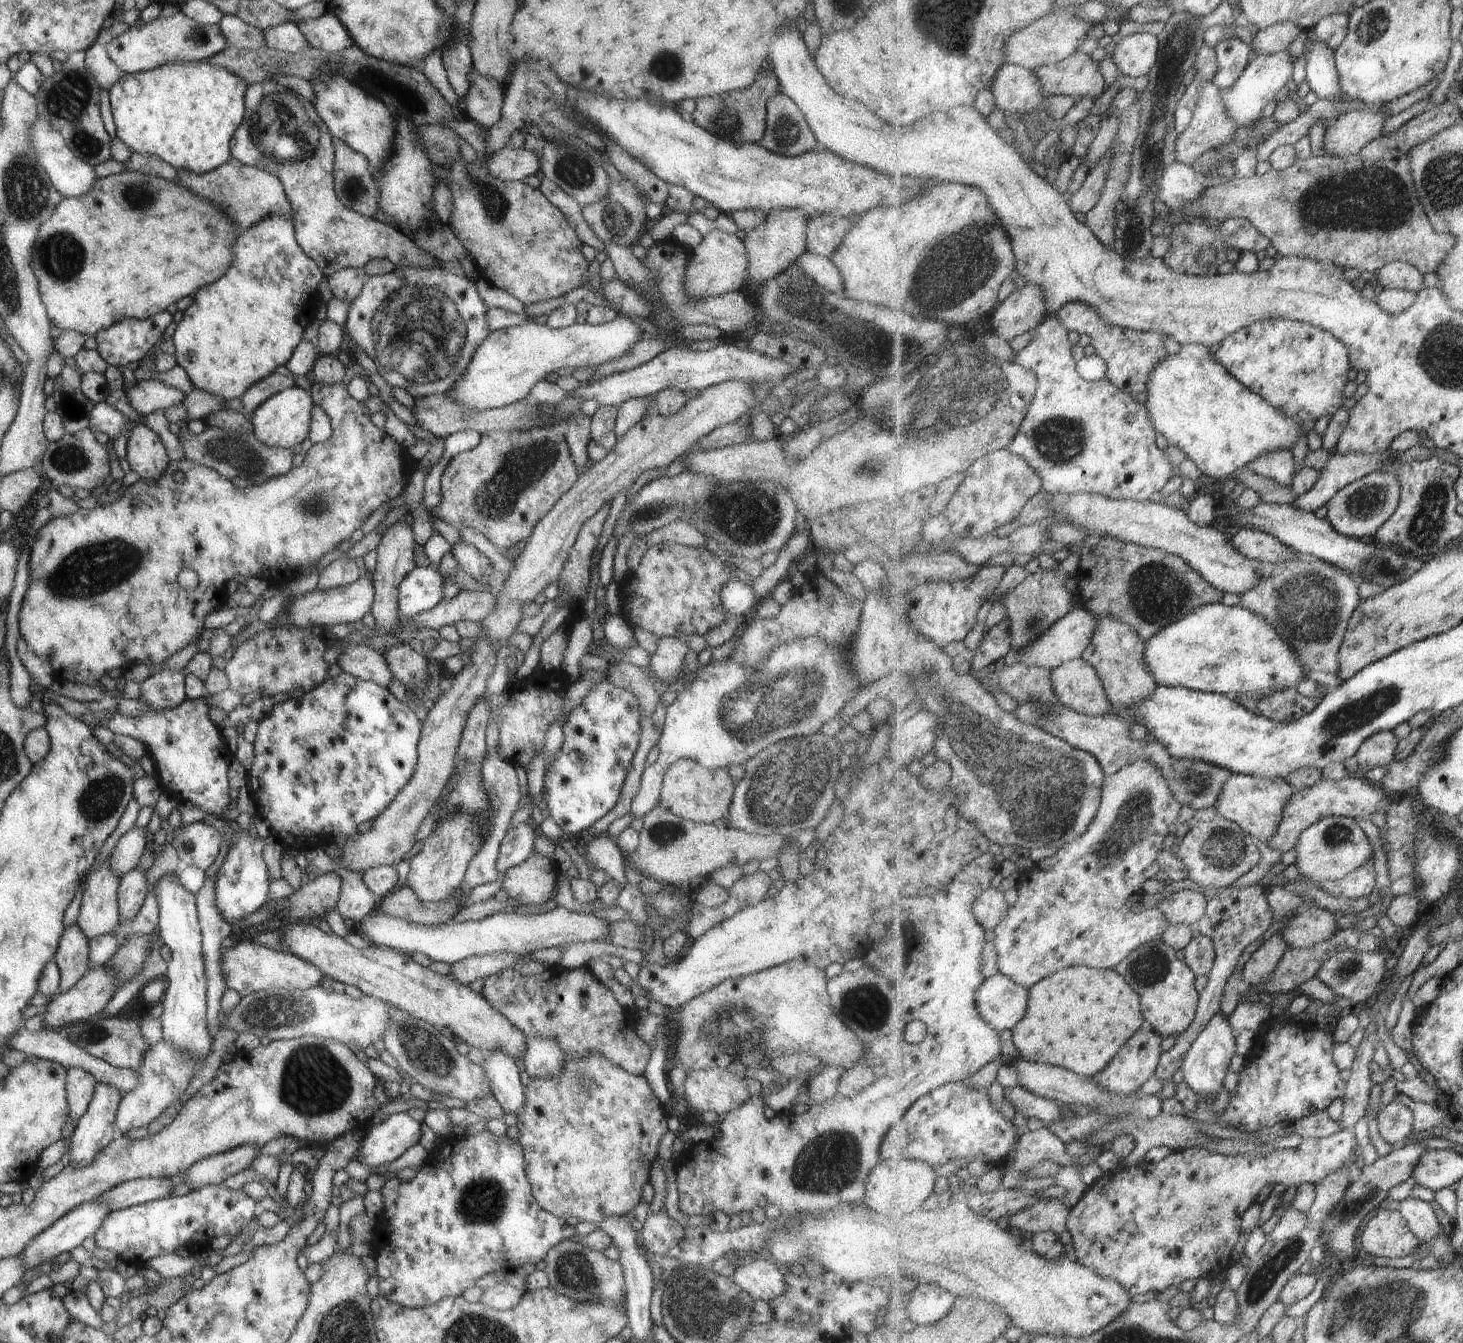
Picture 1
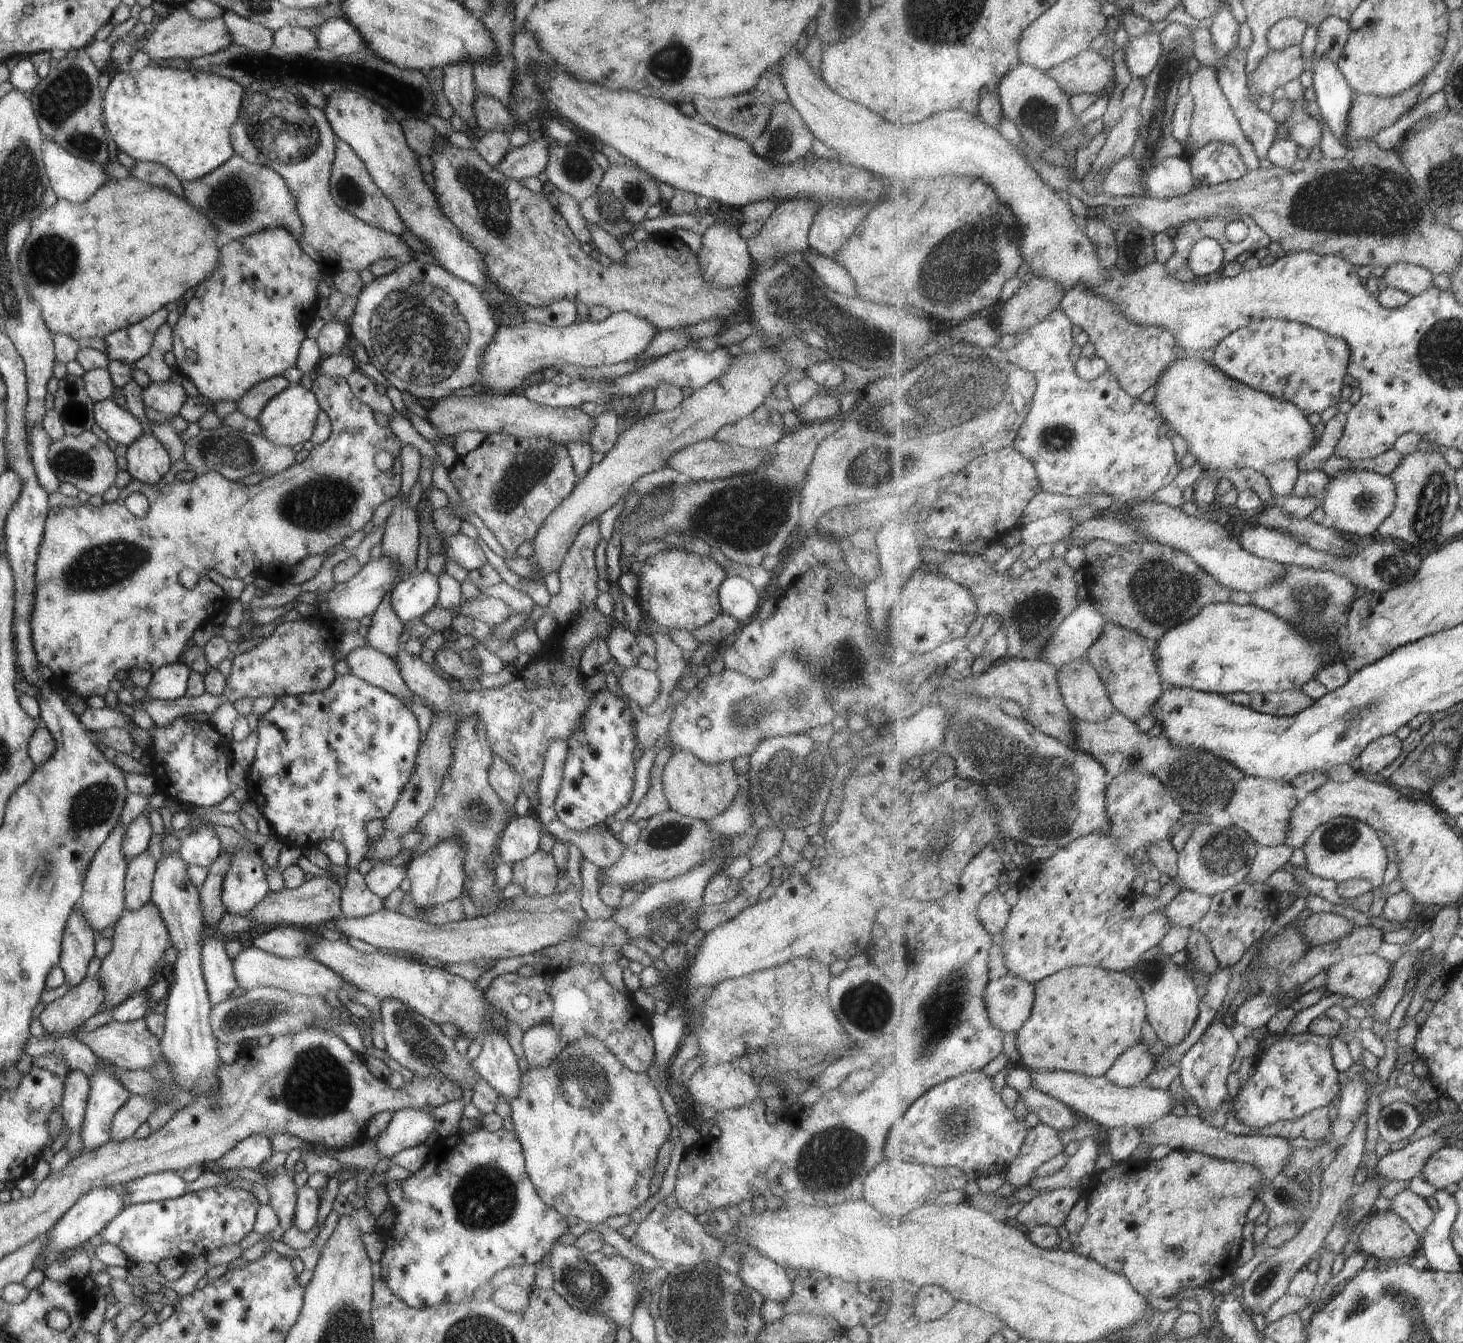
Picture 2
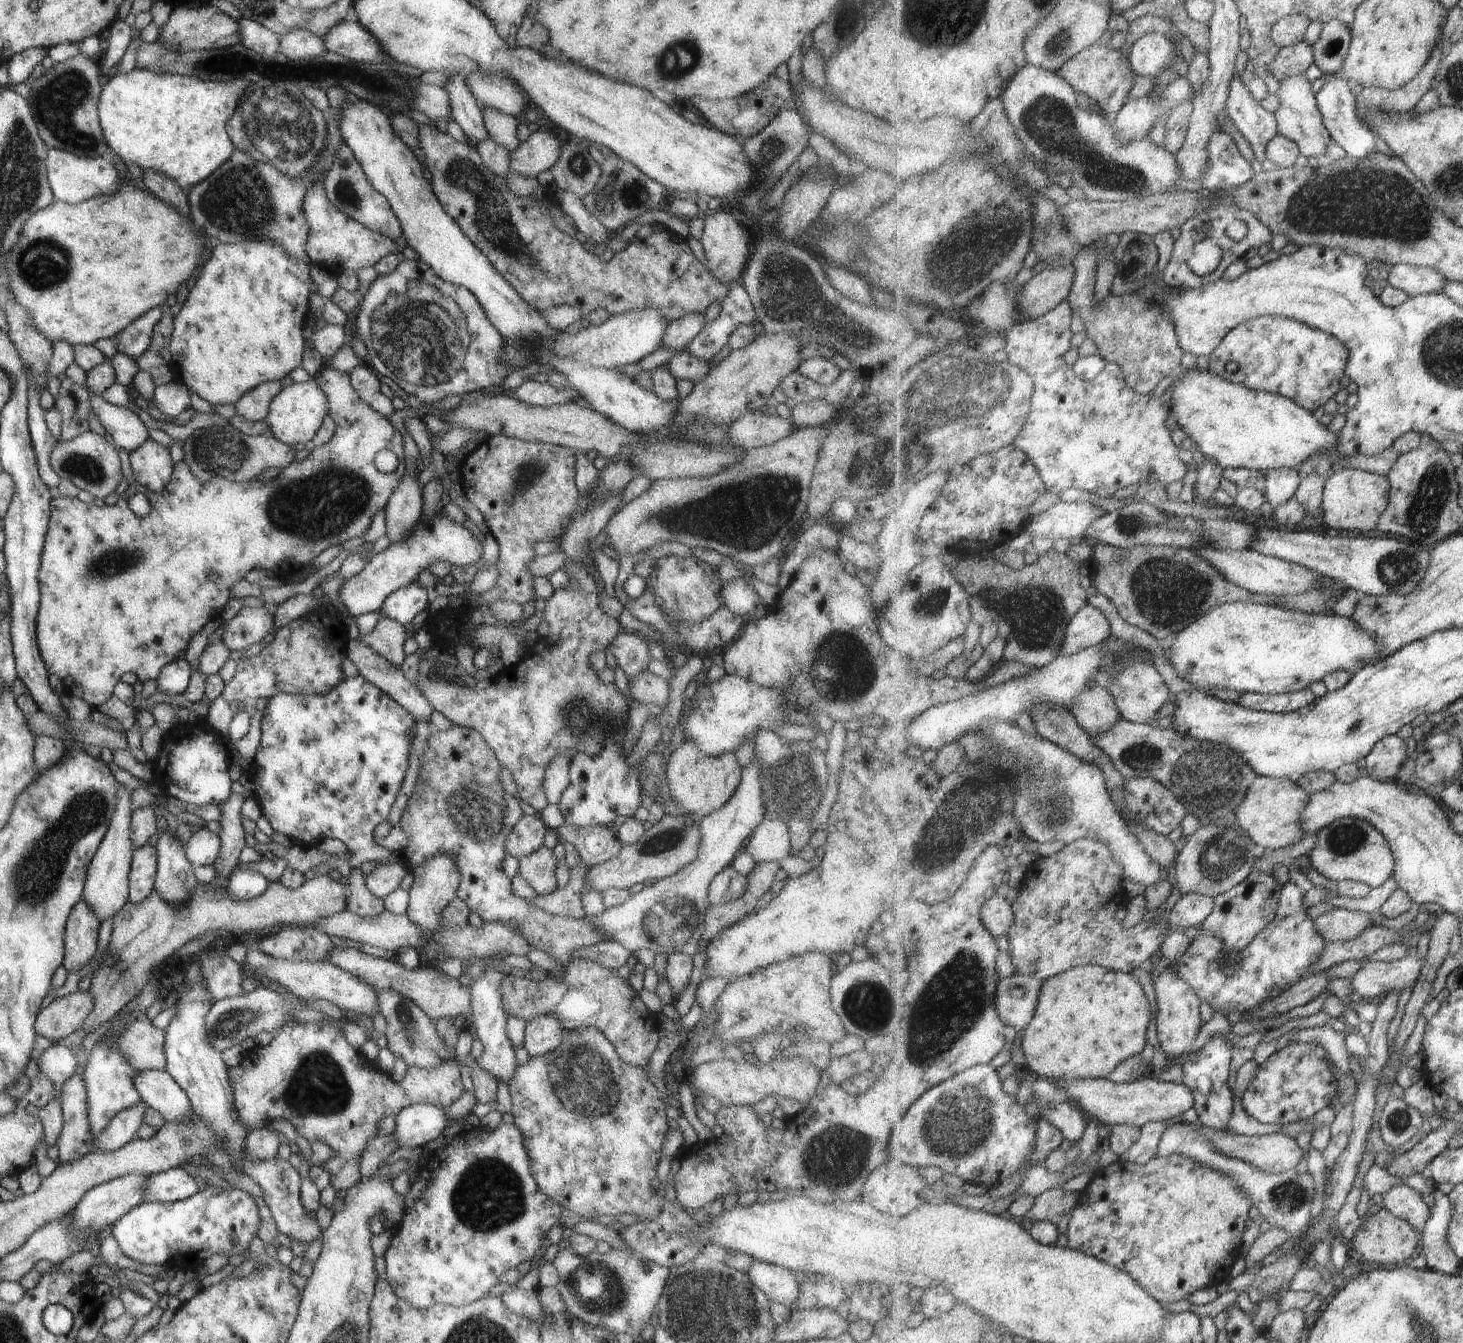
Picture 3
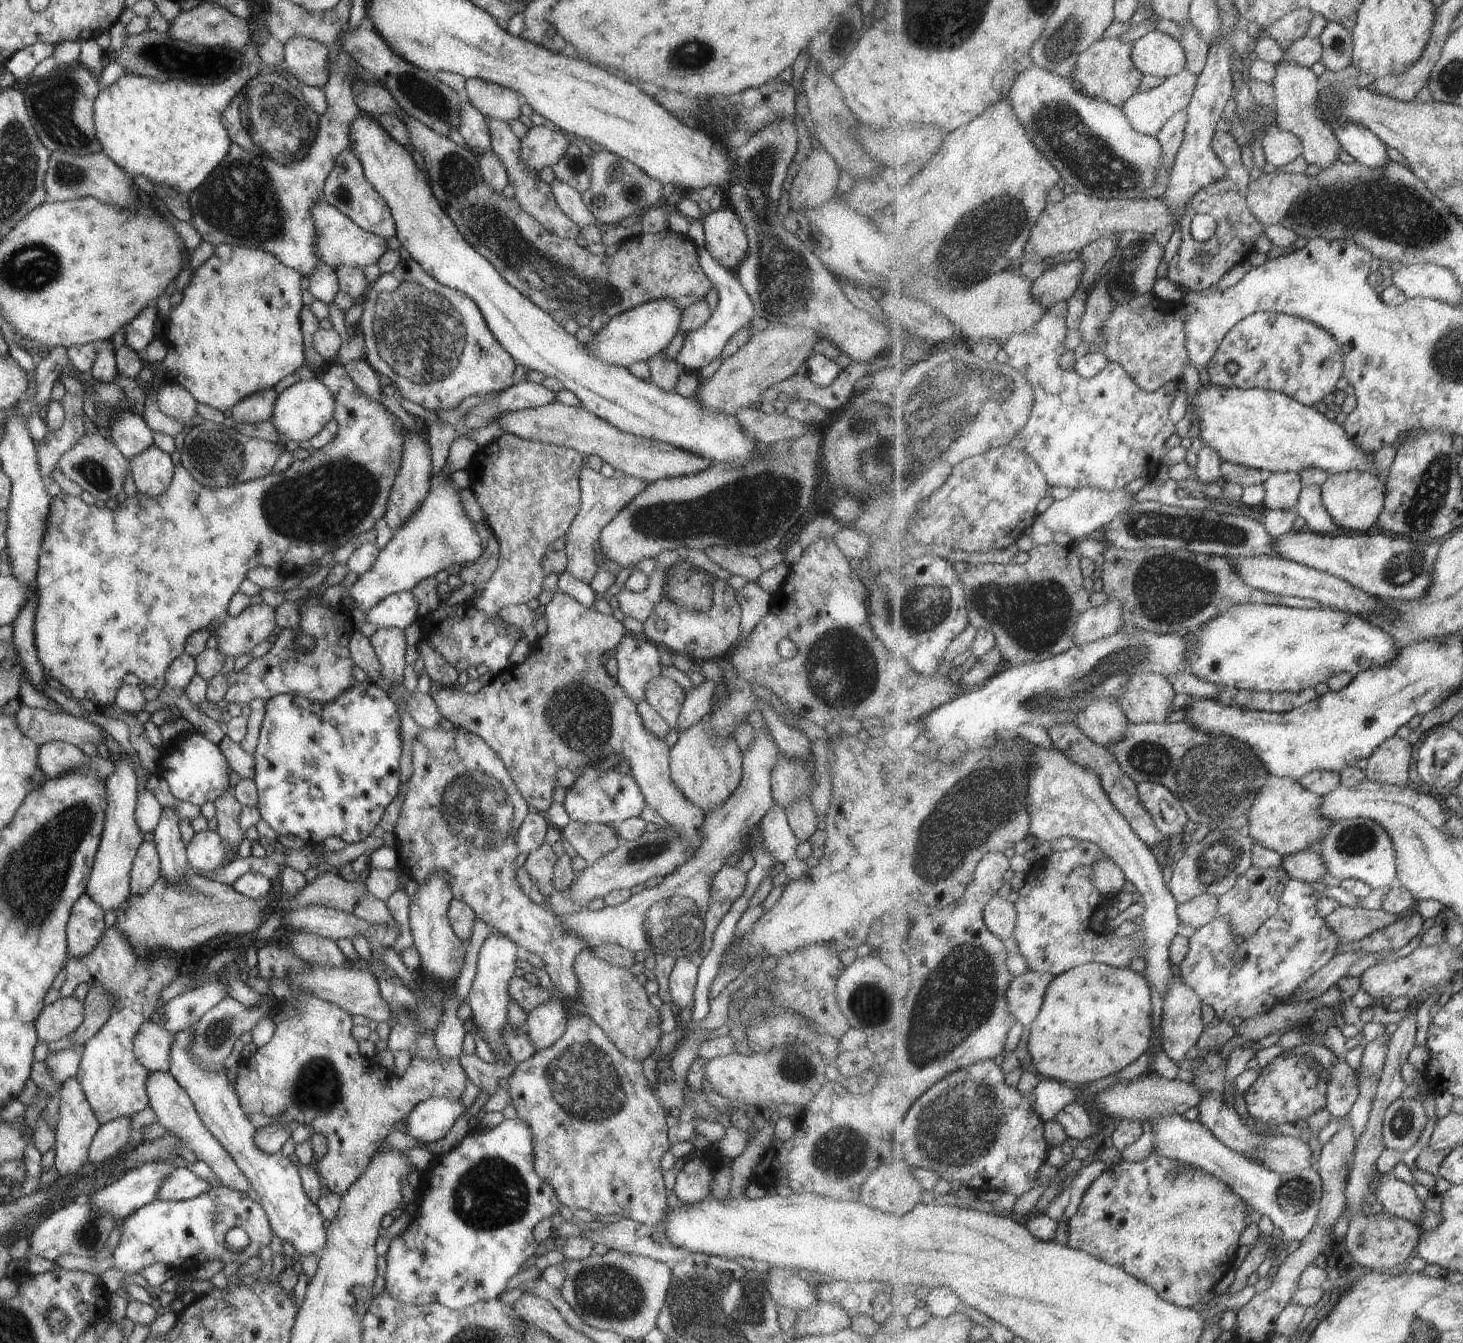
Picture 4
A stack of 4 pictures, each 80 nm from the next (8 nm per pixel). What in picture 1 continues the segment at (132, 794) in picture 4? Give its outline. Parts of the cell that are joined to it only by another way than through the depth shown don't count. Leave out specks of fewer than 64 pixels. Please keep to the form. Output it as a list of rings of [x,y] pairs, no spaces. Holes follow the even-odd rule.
[[[108,857],[99,866],[95,867],[94,872],[87,875],[85,884],[83,884],[83,894],[79,914],[76,917],[76,925],[88,939],[113,932],[121,921],[118,917],[118,898],[116,893],[120,878],[110,869],[109,859],[111,858]]]

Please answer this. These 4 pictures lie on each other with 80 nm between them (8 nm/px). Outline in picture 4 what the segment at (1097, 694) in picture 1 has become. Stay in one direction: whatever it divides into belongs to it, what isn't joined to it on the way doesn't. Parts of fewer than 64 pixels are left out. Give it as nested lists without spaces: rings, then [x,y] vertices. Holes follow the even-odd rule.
[[[1107,697],[1081,709],[1075,723],[1096,745],[1112,752],[1112,746],[1126,735],[1126,726],[1131,722],[1118,699]]]

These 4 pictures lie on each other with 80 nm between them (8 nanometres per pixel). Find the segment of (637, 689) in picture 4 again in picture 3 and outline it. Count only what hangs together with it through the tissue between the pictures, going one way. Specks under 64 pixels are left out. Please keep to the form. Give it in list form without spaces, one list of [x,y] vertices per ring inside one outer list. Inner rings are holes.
[[[621,630],[607,645],[606,649],[616,658],[617,666],[625,672],[628,682],[637,673],[647,671],[647,665],[652,658],[646,643],[636,631]]]

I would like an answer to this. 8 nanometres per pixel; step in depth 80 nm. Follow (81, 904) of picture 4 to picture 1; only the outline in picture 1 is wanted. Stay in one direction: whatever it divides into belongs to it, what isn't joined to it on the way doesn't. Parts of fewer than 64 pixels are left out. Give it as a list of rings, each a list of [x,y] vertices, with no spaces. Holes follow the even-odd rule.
[[[76,922],[64,928],[58,947],[52,956],[60,974],[57,993],[64,993],[87,970],[88,938],[78,929]]]

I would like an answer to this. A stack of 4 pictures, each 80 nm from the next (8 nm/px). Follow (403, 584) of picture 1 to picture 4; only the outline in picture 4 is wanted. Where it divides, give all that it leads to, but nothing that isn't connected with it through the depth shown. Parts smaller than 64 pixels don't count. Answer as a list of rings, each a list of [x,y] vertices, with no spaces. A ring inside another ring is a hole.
[[[397,591],[382,598],[366,614],[366,620],[375,624],[376,628],[397,627],[404,629],[416,618],[417,599],[409,591]]]

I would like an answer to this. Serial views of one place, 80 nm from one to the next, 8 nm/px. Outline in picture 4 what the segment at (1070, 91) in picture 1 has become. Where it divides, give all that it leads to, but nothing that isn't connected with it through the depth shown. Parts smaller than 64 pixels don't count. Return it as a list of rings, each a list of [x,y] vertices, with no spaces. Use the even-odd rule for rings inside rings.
[[[1113,37],[1112,39],[1100,40],[1093,43],[1091,48],[1083,51],[1079,56],[1079,64],[1073,74],[1081,90],[1092,97],[1123,108],[1125,103],[1139,90],[1139,84],[1143,80],[1143,73],[1136,67],[1132,52],[1134,45],[1126,44]]]

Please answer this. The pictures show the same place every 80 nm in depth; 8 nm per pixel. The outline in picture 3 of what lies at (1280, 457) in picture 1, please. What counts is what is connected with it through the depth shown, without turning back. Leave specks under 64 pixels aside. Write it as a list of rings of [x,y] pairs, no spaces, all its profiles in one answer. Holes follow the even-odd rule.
[[[1283,467],[1270,470],[1266,474],[1268,483],[1265,494],[1267,501],[1274,509],[1291,500],[1302,481],[1297,468]]]

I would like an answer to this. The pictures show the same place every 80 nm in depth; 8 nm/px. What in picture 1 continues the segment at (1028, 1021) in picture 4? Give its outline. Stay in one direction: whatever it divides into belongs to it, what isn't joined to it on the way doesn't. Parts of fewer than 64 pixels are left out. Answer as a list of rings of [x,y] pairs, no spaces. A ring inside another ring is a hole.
[[[1001,972],[987,977],[976,996],[980,1015],[1000,1033],[1005,1030],[1013,1032],[1014,1028],[1022,1022],[1029,1008],[1029,998],[1030,989]]]

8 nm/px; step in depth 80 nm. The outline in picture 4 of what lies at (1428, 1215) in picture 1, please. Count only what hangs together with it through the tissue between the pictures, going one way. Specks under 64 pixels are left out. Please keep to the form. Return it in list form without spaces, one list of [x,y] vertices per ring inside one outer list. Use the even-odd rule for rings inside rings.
[[[1386,1174],[1382,1176],[1382,1182],[1376,1190],[1377,1202],[1383,1206],[1383,1210],[1403,1217],[1421,1228],[1425,1216],[1425,1205],[1415,1194],[1411,1184],[1395,1179],[1392,1174]]]

